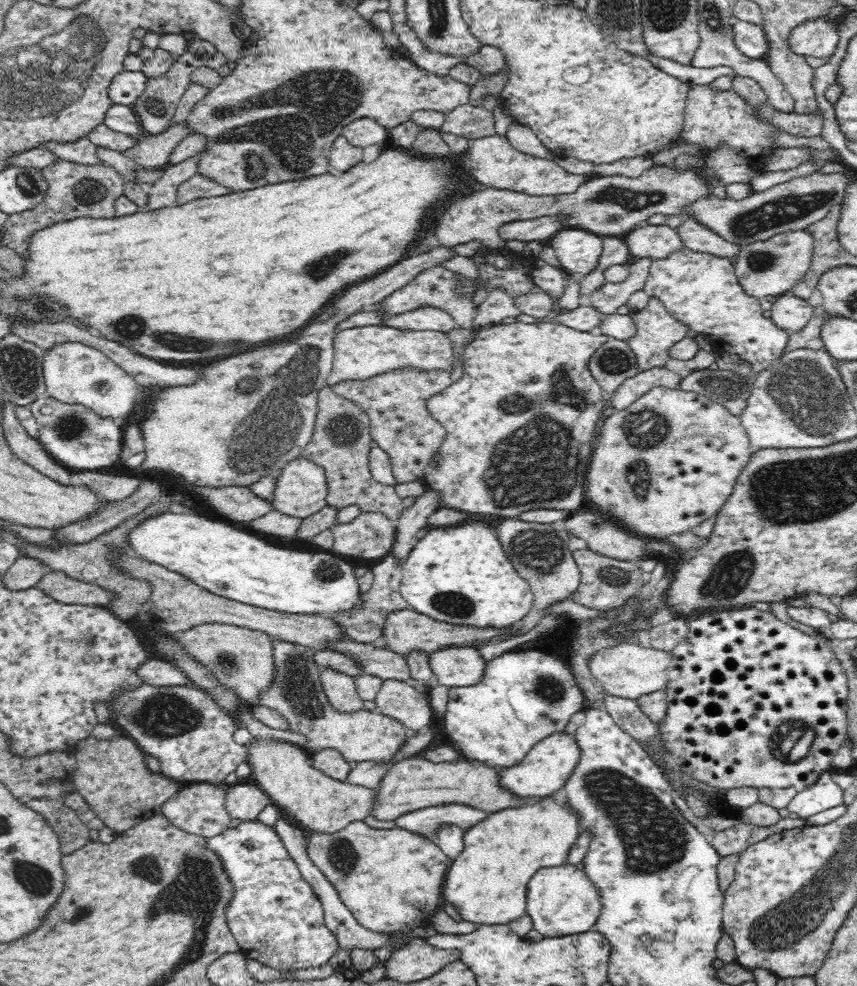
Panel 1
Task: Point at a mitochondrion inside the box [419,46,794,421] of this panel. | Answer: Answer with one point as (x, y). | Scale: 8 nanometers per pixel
(635, 200)

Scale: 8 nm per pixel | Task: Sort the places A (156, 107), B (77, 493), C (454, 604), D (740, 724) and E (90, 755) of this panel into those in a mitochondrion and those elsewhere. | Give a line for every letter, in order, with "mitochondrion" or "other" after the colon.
A: mitochondrion
B: other
C: mitochondrion
D: other
E: other

